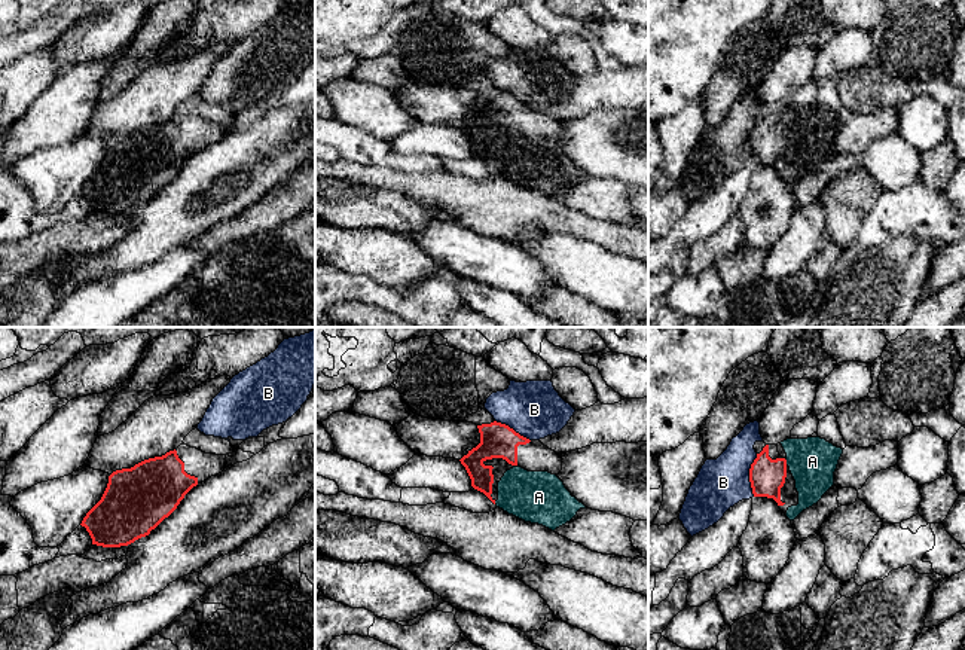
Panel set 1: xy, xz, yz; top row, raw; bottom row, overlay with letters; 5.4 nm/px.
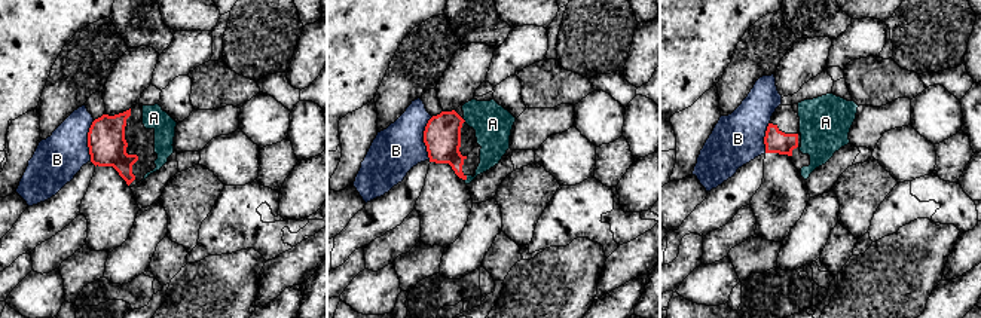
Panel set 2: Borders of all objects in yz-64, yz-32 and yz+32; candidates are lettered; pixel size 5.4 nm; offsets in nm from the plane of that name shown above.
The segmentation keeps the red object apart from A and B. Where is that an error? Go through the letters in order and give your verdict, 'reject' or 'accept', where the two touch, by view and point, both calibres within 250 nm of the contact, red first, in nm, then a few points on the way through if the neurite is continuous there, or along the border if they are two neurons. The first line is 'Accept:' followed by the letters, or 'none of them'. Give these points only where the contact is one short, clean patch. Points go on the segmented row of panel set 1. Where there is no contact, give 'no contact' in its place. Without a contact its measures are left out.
Accept: A
A: accept; contact yz (785, 461); calibres 190 and 260 nm
B: reject; contact yz (750, 475); calibres 190 and 260 nm

